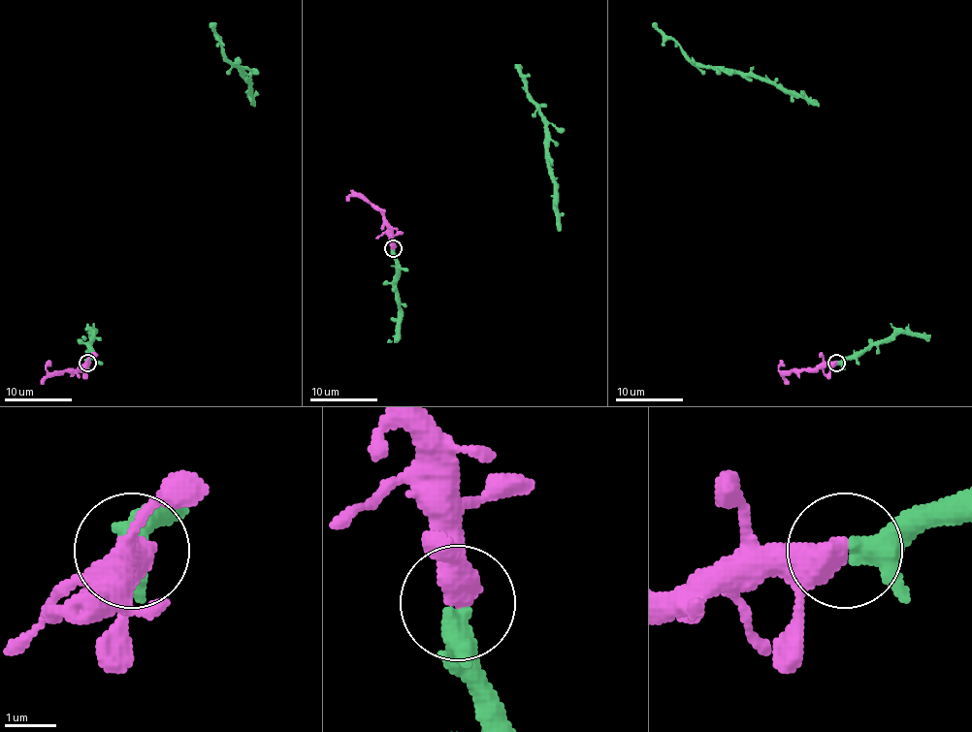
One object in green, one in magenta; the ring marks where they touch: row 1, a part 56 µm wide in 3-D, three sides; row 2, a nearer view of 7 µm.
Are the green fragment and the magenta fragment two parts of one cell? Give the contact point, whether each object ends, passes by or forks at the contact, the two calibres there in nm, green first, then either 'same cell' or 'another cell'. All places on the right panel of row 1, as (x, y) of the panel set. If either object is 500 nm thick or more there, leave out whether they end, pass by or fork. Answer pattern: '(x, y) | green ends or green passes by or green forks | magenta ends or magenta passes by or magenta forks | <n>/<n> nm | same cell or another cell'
(836, 363) | 380/550 nm | same cell

